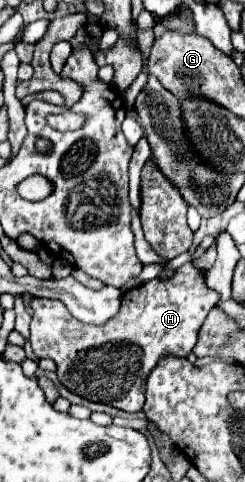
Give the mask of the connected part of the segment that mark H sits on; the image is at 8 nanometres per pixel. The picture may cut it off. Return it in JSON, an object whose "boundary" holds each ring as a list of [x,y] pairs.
{"boundary":[[[192,262],[180,266],[170,278],[154,278],[122,294],[120,310],[116,318],[110,318],[104,326],[84,324],[72,314],[60,300],[34,298],[32,300],[32,324],[30,324],[30,342],[38,358],[52,358],[58,366],[60,382],[74,394],[116,406],[120,410],[138,412],[144,406],[144,386],[150,370],[154,368],[154,358],[162,354],[188,356],[198,340],[198,330],[208,316],[208,312],[220,302],[220,294],[206,286],[206,274],[202,268],[196,268]]]}

